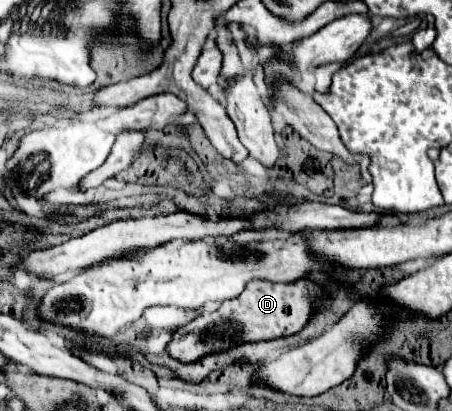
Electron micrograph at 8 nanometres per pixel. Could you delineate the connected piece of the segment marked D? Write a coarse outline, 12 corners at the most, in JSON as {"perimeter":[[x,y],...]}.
{"perimeter":[[251,281],[175,331],[169,353],[193,363],[309,321],[311,281]]}

